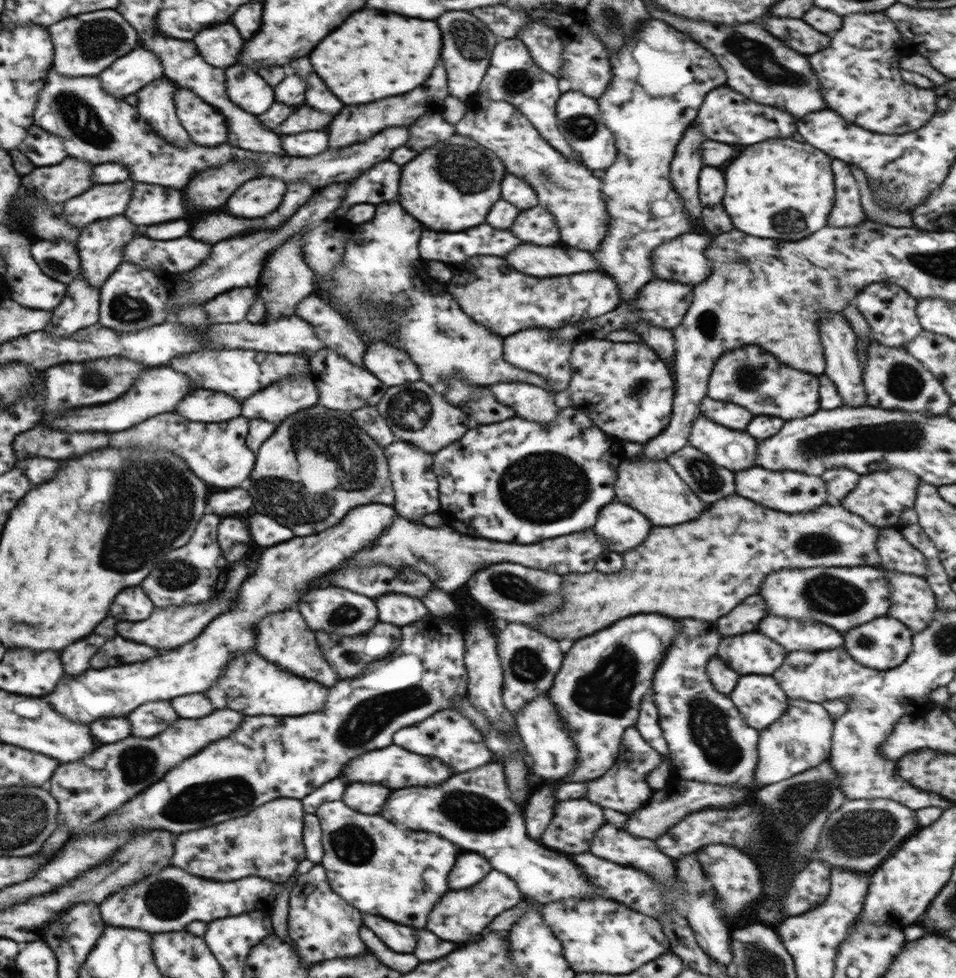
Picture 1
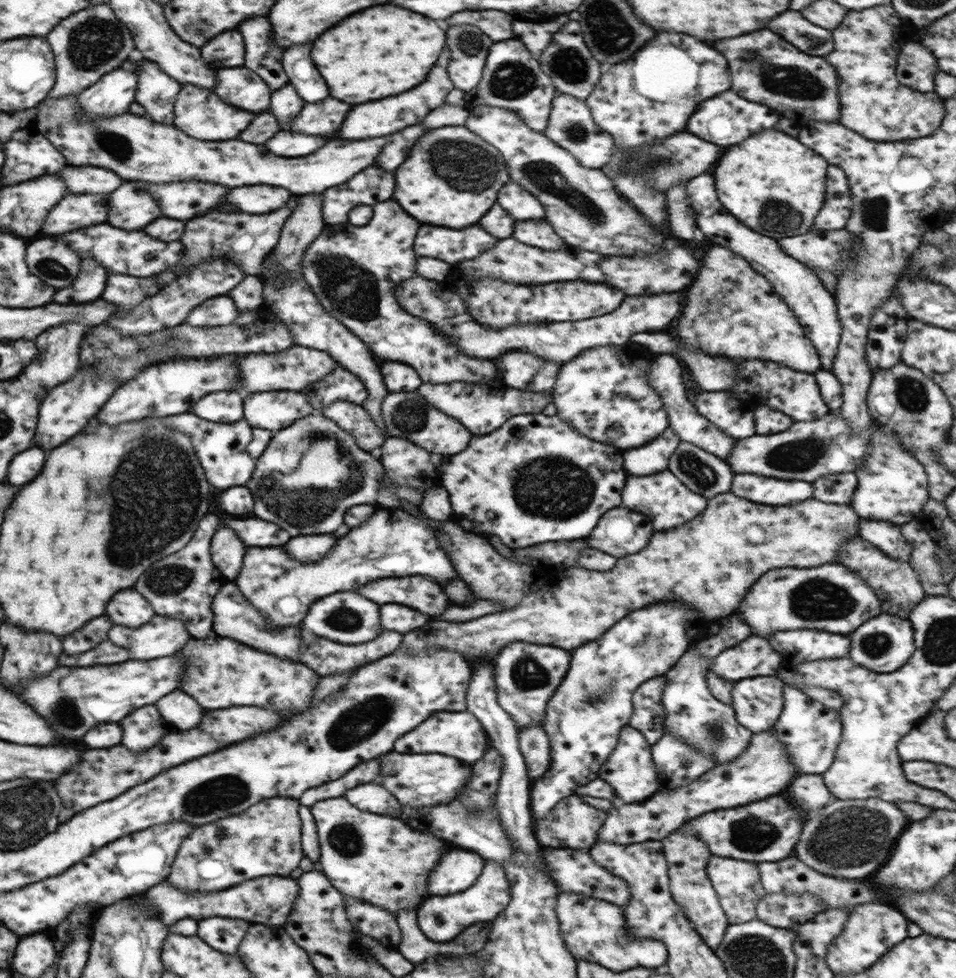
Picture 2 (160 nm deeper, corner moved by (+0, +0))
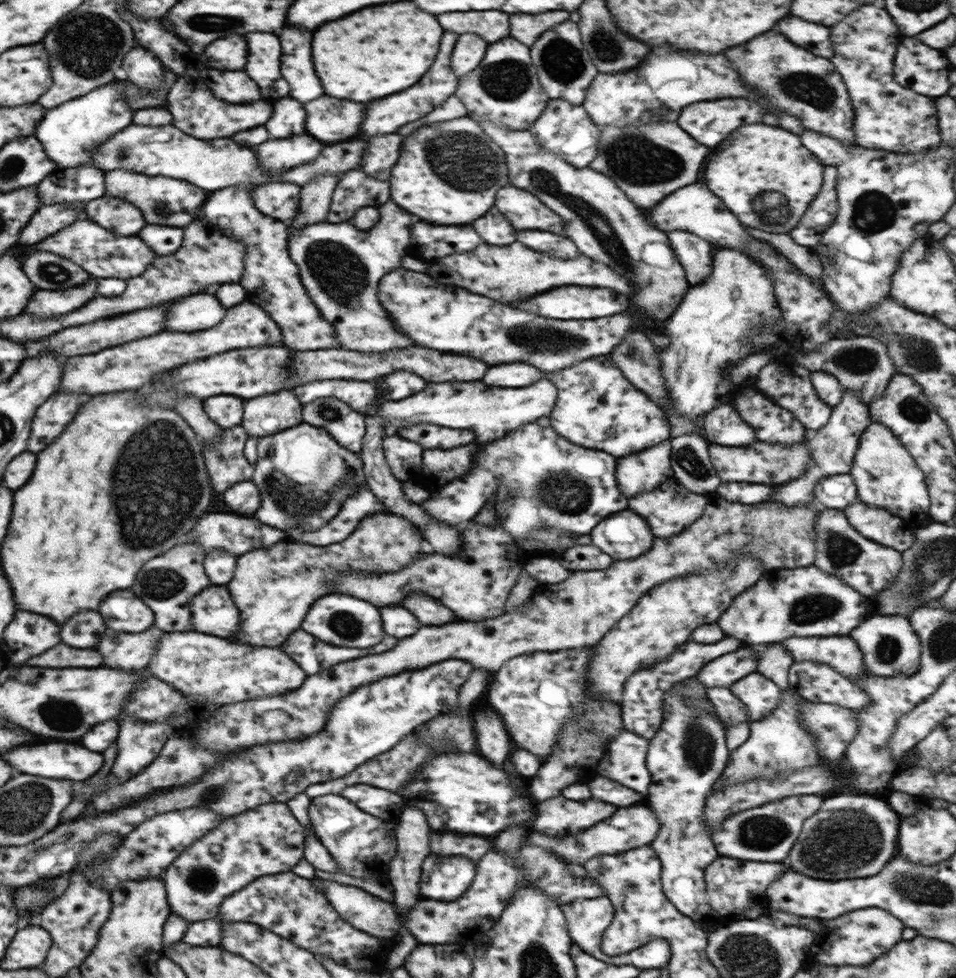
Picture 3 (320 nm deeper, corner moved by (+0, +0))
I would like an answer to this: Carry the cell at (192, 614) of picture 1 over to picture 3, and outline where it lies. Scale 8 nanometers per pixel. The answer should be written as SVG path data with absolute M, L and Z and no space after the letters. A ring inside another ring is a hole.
M108 630L98 644L98 652L104 656L106 668L120 668L126 672L138 672L146 668L146 662L152 660L162 632L146 630L144 634L126 634Z

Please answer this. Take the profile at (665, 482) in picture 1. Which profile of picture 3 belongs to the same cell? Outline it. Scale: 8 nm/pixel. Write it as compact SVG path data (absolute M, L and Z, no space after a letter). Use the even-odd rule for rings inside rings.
M668 480L660 487L648 491L642 496L630 498L628 500L628 508L646 520L655 538L670 538L688 528L690 524L694 523L694 520L698 520L702 516L706 504L708 504L706 496L689 492L675 481Z

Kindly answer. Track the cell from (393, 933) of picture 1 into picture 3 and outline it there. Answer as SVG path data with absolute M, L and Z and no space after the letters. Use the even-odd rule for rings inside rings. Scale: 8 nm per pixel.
M321 880L323 892L334 910L353 928L366 932L374 938L390 939L396 937L399 932L398 916L392 906L392 902L376 897L363 889L351 885L344 885L332 880Z

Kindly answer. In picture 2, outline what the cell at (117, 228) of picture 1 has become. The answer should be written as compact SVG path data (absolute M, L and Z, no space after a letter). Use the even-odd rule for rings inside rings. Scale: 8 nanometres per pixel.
M89 256L82 258L76 280L66 290L57 289L53 302L62 305L79 305L96 300L104 292L108 277L109 273L99 262Z

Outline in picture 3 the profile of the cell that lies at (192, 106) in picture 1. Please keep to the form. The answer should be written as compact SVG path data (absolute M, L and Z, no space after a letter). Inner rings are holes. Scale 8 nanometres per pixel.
M190 76L177 78L174 84L171 84L167 92L166 109L172 114L176 128L202 140L230 138L236 132L266 124L272 116L272 104L266 104L264 100L256 100L252 104L228 104L222 100L216 100L202 79Z

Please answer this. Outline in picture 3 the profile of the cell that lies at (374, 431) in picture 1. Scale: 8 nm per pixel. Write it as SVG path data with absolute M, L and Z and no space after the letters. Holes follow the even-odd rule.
M334 397L316 398L303 404L302 420L318 428L325 428L330 436L350 452L361 453L366 428L366 414L352 410Z

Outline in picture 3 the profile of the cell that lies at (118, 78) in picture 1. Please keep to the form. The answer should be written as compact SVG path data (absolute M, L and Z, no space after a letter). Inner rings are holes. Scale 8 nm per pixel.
M109 82L80 98L69 100L57 108L48 109L42 117L42 122L36 127L35 136L58 169L90 166L93 160L91 150L133 123L133 113L126 105L121 86L116 88L114 82Z

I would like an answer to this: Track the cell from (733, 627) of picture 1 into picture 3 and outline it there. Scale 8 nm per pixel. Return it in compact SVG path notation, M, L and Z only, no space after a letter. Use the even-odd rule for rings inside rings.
M732 635L723 638L718 644L698 644L692 640L674 649L674 652L663 661L638 668L624 682L621 702L621 715L624 728L650 740L660 729L663 719L663 700L665 692L676 683L695 676L697 672L712 659L740 648L740 640Z

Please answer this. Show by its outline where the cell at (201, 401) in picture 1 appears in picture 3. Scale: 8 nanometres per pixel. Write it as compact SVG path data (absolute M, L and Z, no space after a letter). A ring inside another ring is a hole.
M216 395L203 400L206 414L219 427L234 428L243 418L242 399L239 396Z

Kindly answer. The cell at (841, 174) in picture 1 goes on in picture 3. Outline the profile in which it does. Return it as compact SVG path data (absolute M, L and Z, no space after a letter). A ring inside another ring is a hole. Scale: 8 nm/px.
M832 166L824 168L824 184L820 192L809 204L806 214L796 225L796 230L792 229L788 233L796 244L811 249L815 248L820 244L823 232L836 218L838 212L836 176L836 168Z

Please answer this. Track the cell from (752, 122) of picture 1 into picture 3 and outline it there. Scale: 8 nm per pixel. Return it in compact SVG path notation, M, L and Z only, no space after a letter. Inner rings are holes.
M726 98L726 100L714 100L714 102L696 102L690 104L682 110L682 114L678 116L676 124L684 130L690 132L690 136L694 136L694 140L698 140L704 146L716 146L718 142L722 142L732 130L736 130L742 124L756 124L762 122L764 116L764 108L758 106L756 102L744 100L744 98Z

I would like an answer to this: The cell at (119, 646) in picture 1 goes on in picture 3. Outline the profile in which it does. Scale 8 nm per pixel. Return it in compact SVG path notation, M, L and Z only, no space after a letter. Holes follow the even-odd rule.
M58 644L46 650L42 656L28 660L28 666L42 668L98 668L102 666L102 656L96 650L78 650L66 644Z

